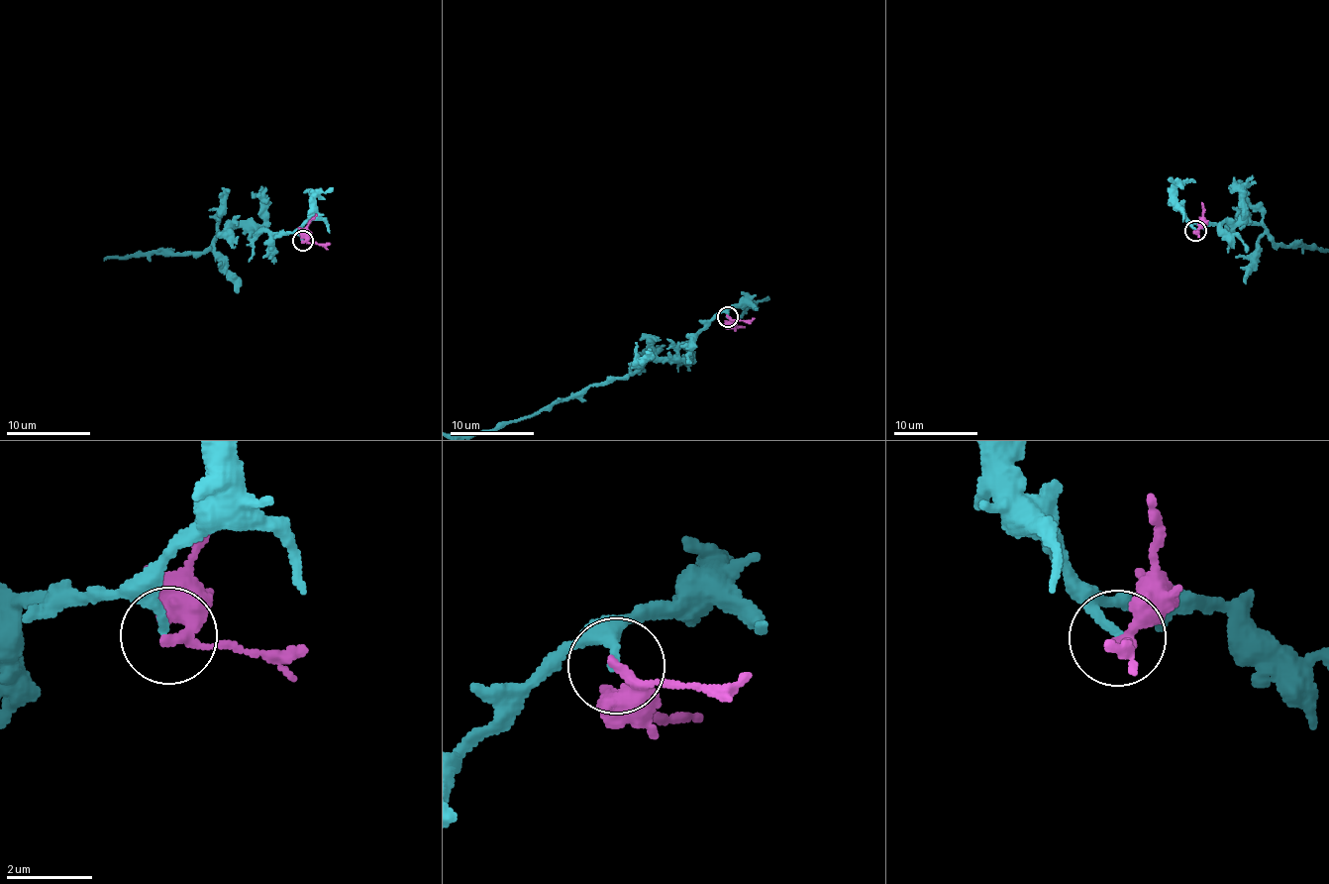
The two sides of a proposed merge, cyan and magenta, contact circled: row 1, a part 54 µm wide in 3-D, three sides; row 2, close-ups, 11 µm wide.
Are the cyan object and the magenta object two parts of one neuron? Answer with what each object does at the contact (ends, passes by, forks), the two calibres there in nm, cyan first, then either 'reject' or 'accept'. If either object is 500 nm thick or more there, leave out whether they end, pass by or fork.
cyan ends there; magenta passes by; 200 nm thick on the cyan side, 220 nm on the other; reject

